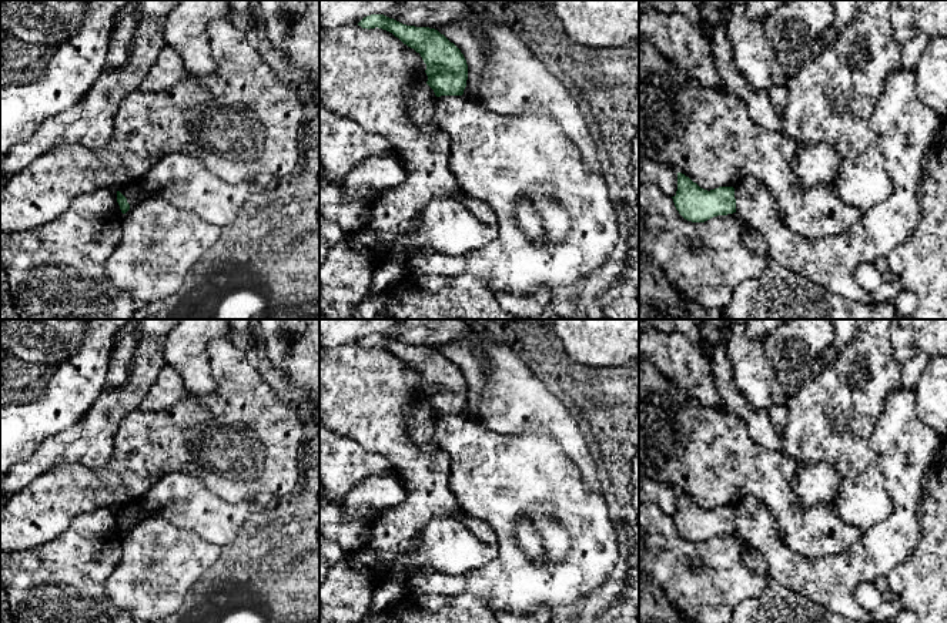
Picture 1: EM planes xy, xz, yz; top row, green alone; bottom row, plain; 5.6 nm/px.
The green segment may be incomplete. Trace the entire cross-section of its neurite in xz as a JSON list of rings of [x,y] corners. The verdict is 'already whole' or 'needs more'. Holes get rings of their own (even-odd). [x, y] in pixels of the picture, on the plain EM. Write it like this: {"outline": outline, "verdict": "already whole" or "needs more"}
{"outline": [[[384,334],[367,335],[358,345],[387,349],[419,372],[426,383],[426,403],[436,416],[464,413],[468,399],[466,379],[461,369],[438,349],[406,345]]], "verdict": "already whole"}

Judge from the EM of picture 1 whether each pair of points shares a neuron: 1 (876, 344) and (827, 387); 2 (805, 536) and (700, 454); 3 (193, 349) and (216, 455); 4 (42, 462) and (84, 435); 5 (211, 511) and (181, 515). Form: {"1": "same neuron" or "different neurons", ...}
{"1": "same neuron", "2": "same neuron", "3": "different neurons", "4": "same neuron", "5": "same neuron"}

